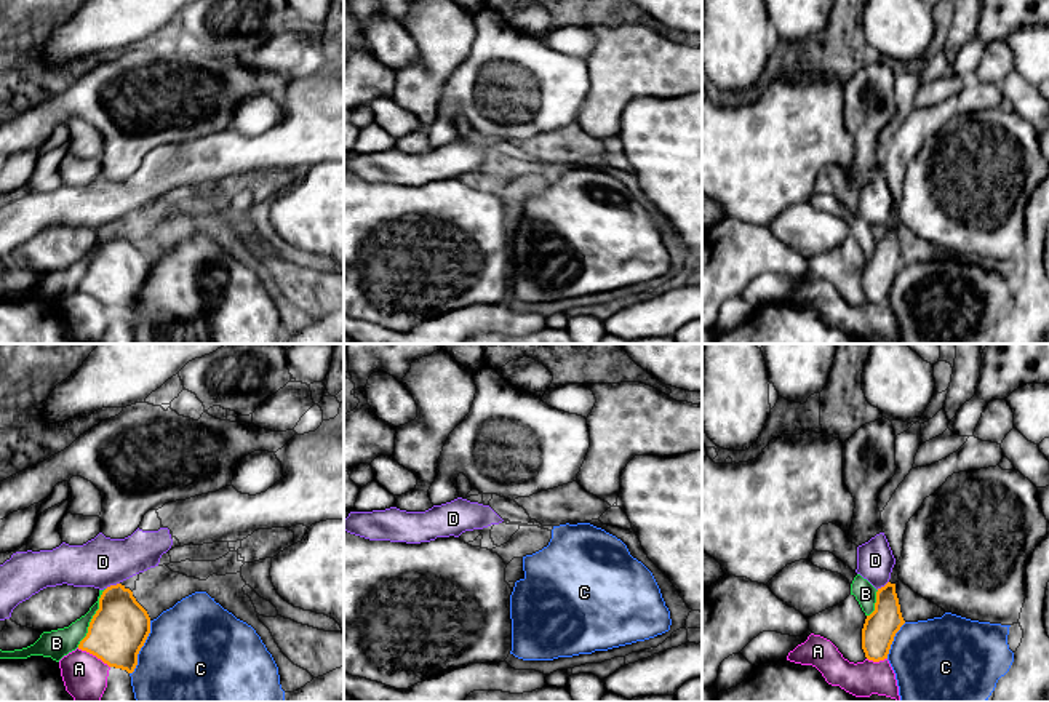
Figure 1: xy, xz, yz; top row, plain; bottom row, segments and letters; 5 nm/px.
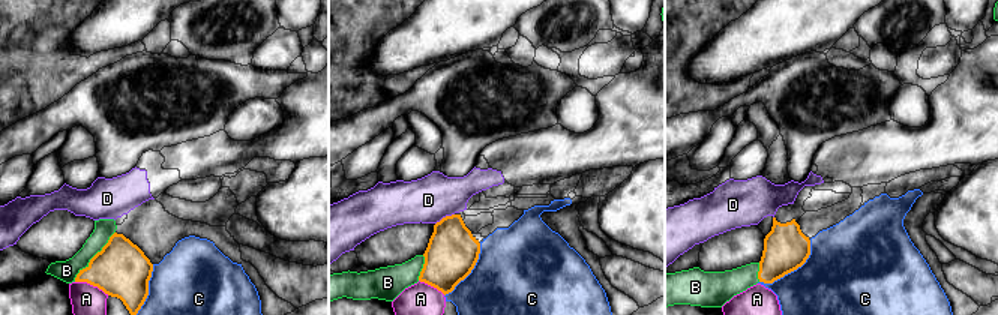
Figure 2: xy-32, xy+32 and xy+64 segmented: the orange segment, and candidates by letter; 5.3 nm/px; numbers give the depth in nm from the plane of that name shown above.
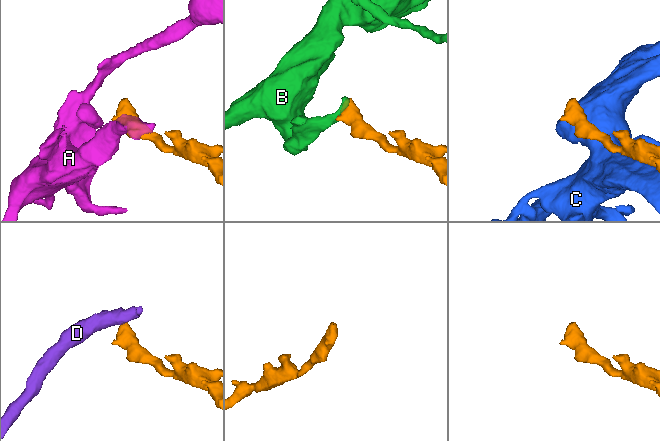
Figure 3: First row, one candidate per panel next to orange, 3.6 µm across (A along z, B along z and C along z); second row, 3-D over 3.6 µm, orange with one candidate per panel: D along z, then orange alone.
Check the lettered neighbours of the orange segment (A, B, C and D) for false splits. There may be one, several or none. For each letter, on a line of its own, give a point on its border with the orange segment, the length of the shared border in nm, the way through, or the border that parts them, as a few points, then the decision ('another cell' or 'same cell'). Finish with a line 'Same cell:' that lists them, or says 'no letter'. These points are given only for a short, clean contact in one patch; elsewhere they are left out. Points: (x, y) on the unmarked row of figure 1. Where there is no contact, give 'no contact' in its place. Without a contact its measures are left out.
A: meets orange in xy at (93, 296); contact 190 nm long; another cell
B: meets orange in xy at (93, 259); contact 320 nm long; border along xy (106, 231), (88, 274), (77, 288); another cell
C: meets orange in xy at (141, 288); contact 300 nm long; another cell
D: meets orange in xy at (112, 227); contact 80 nm long; border along xy (119, 224), (106, 231); another cell
Same cell: no letter

